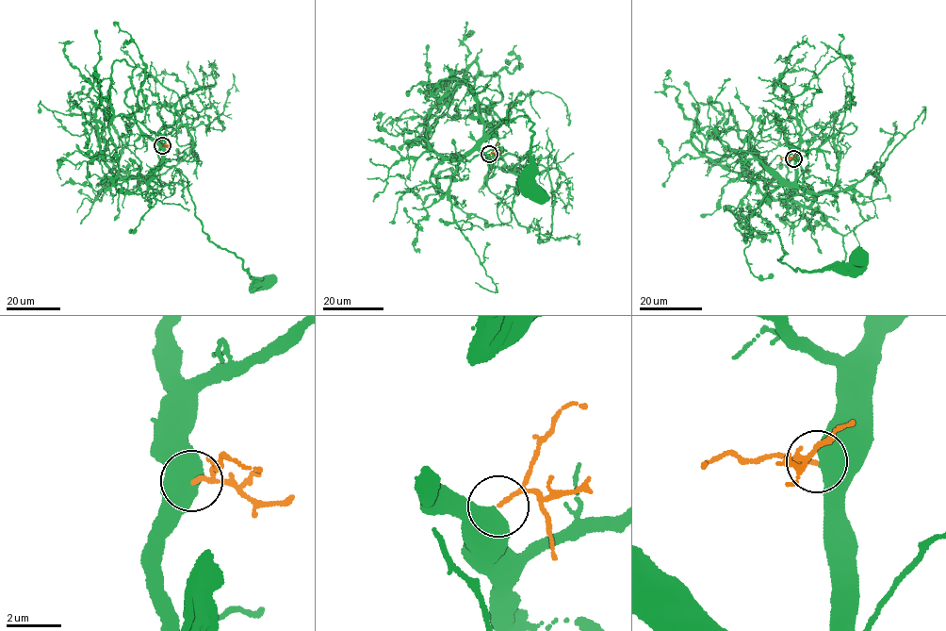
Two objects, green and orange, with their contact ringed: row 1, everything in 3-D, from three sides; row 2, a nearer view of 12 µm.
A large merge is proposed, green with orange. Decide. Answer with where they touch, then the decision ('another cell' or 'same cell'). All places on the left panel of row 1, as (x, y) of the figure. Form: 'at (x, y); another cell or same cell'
at (162, 145); same cell

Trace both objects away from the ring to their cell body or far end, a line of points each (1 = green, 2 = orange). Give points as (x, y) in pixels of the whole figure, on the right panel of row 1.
1: (793, 158), (794, 180), (766, 187), (759, 206), (787, 253), (777, 259), (807, 271), (859, 257)
2: (792, 158), (780, 158)

